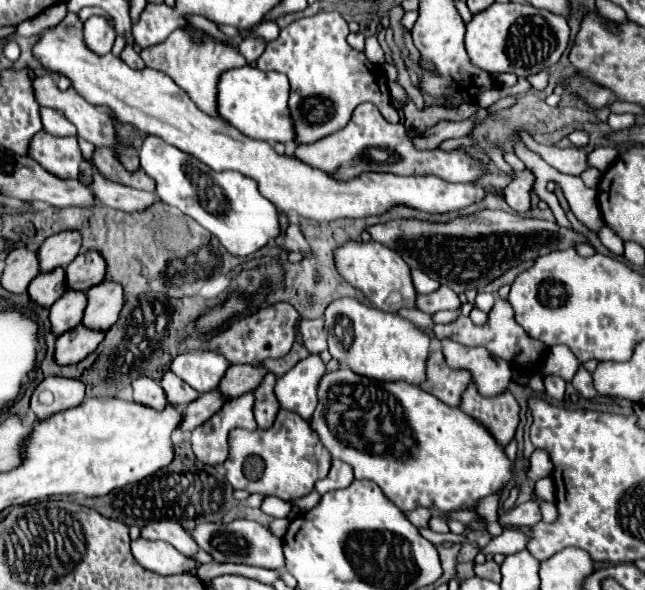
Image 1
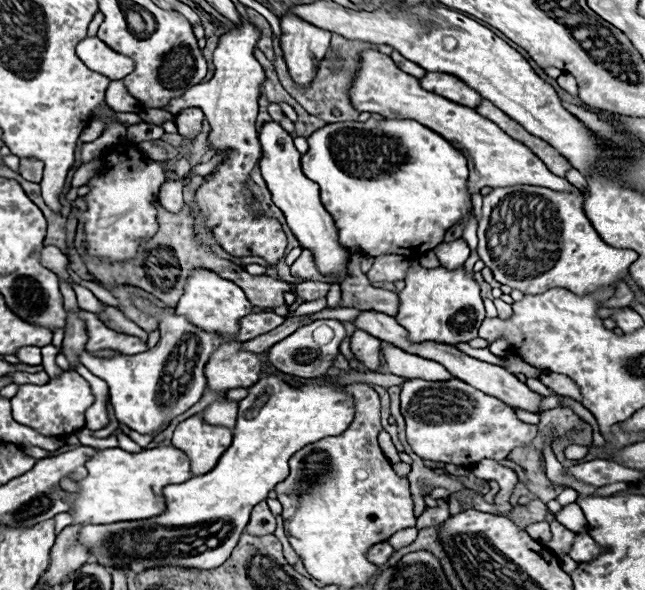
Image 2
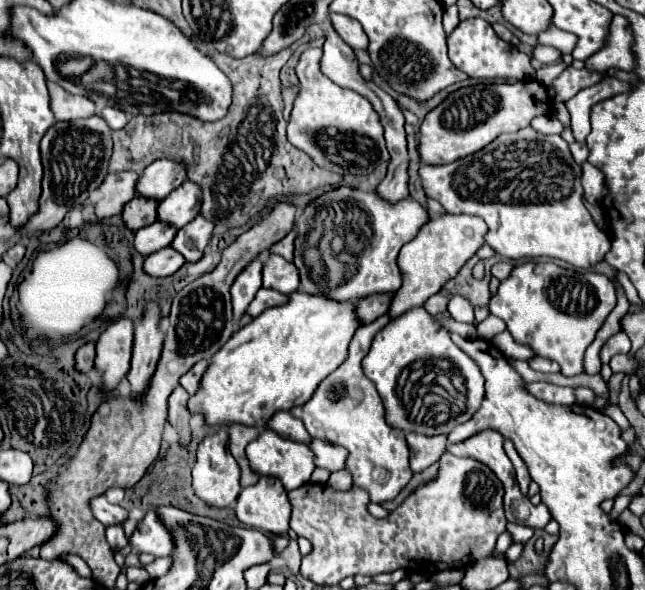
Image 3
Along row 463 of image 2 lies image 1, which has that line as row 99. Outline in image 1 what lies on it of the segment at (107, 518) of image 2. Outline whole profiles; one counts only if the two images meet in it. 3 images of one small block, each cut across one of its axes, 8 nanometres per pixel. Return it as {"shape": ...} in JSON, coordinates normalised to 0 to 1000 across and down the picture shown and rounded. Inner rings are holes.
{"shape":[[[105,24],[90,44],[74,47],[53,78],[53,95],[78,119],[105,129],[112,146],[140,176],[167,180],[183,207],[205,210],[226,227],[248,231],[254,241],[304,264],[332,292],[366,288],[384,302],[394,302],[406,332],[412,332],[434,359],[456,359],[468,369],[515,376],[527,369],[567,369],[592,363],[614,346],[629,346],[667,363],[685,363],[729,349],[747,339],[753,329],[753,322],[738,312],[701,312],[682,305],[679,298],[614,298],[598,292],[571,292],[540,308],[521,308],[505,292],[481,285],[453,264],[431,264],[416,241],[391,237],[363,214],[316,193],[257,125],[236,115],[205,119],[174,92],[152,95],[140,88],[127,68],[127,37],[118,24]]]}

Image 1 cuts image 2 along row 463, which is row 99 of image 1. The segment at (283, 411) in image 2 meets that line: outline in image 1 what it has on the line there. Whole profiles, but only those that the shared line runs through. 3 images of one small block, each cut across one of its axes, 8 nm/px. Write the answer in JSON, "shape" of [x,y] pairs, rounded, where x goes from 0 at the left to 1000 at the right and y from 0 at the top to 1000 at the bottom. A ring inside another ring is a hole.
{"shape":[[[394,112],[363,115],[341,129],[338,190],[378,231],[443,244],[459,237],[459,224],[453,224],[453,197],[447,190],[447,156],[450,142],[440,125],[403,122]]]}

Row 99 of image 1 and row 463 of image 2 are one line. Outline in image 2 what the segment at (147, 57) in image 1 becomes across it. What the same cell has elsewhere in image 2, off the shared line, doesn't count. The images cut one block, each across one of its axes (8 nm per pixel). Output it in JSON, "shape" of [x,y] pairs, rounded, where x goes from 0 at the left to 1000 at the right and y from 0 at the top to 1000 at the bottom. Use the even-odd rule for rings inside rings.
{"shape":[[[307,702],[279,715],[267,739],[267,756],[295,776],[298,807],[326,800],[338,776],[353,763],[360,729],[319,719]]]}

